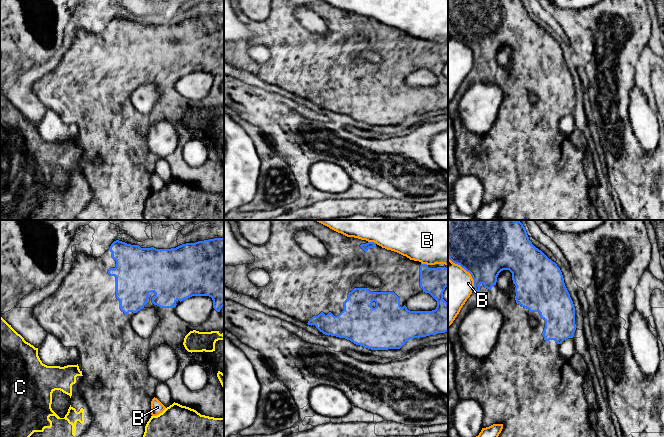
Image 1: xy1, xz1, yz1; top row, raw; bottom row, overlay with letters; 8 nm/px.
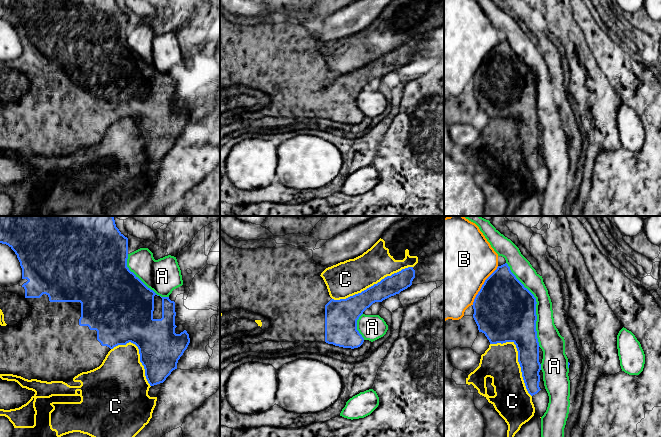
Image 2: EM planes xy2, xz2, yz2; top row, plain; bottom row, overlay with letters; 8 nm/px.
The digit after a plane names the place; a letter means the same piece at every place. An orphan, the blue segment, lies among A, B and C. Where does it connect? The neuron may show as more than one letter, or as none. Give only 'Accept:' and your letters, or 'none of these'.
Accept: none of these

